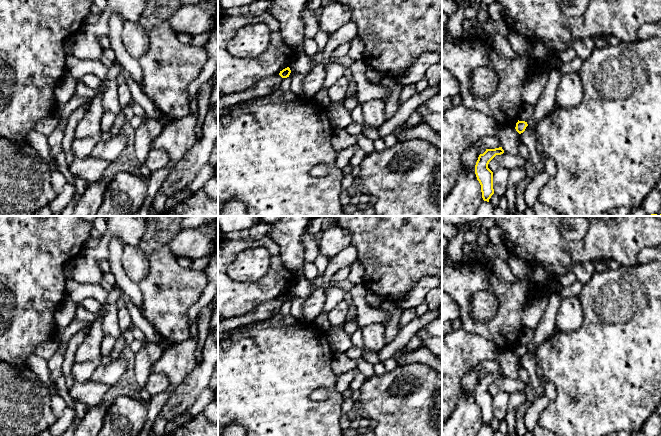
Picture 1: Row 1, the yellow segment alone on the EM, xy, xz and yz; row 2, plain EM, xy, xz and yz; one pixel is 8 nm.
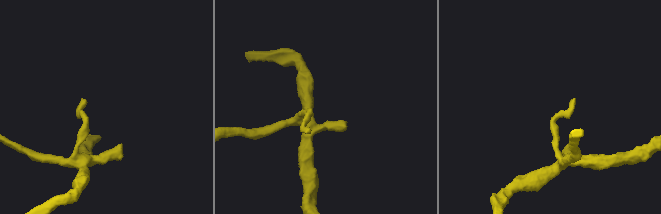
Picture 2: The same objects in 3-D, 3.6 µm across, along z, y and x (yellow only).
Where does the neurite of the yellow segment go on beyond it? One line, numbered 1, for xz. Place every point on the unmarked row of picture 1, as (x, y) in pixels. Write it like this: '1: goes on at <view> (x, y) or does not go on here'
1: does not go on here

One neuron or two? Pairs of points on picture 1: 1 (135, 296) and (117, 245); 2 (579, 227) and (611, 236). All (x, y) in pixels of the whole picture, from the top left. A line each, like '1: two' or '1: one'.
1: one
2: two

